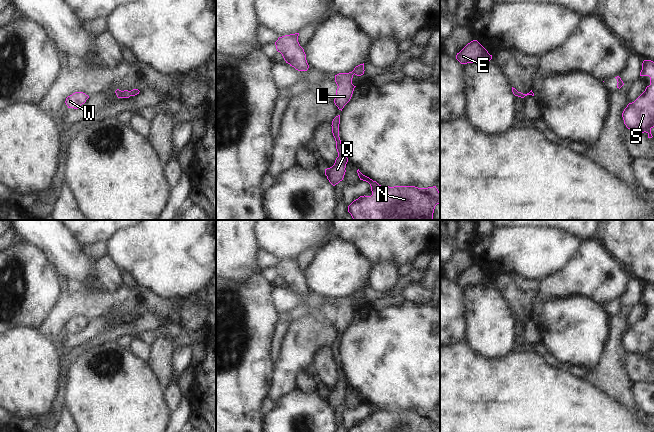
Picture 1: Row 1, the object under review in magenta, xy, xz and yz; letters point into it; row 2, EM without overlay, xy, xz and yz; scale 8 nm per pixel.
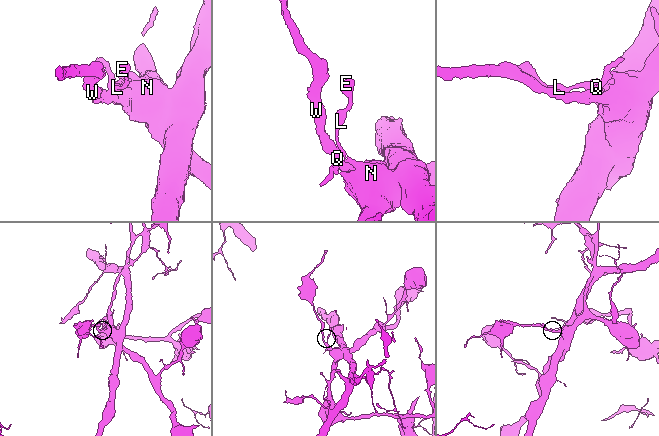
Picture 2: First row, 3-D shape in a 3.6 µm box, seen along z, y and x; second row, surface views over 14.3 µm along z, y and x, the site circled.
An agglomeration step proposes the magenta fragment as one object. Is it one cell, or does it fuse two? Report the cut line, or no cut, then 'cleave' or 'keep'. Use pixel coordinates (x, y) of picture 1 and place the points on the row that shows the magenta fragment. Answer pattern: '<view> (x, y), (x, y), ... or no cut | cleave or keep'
no cut | keep

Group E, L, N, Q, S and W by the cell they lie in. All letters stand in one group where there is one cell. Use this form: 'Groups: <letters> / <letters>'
Groups: E L N Q S W

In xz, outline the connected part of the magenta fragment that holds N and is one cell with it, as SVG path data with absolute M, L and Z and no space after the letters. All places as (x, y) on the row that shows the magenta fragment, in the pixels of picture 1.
M357 170L360 180L371 186L371 196L360 196L348 206L353 220L434 220L435 206L440 204L440 192L436 186L418 188L415 186L381 186Z

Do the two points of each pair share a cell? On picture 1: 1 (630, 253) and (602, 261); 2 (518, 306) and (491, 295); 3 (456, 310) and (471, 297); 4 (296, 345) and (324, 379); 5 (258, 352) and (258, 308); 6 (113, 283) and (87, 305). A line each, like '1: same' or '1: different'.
1: different
2: different
3: different
4: different
5: same
6: different

